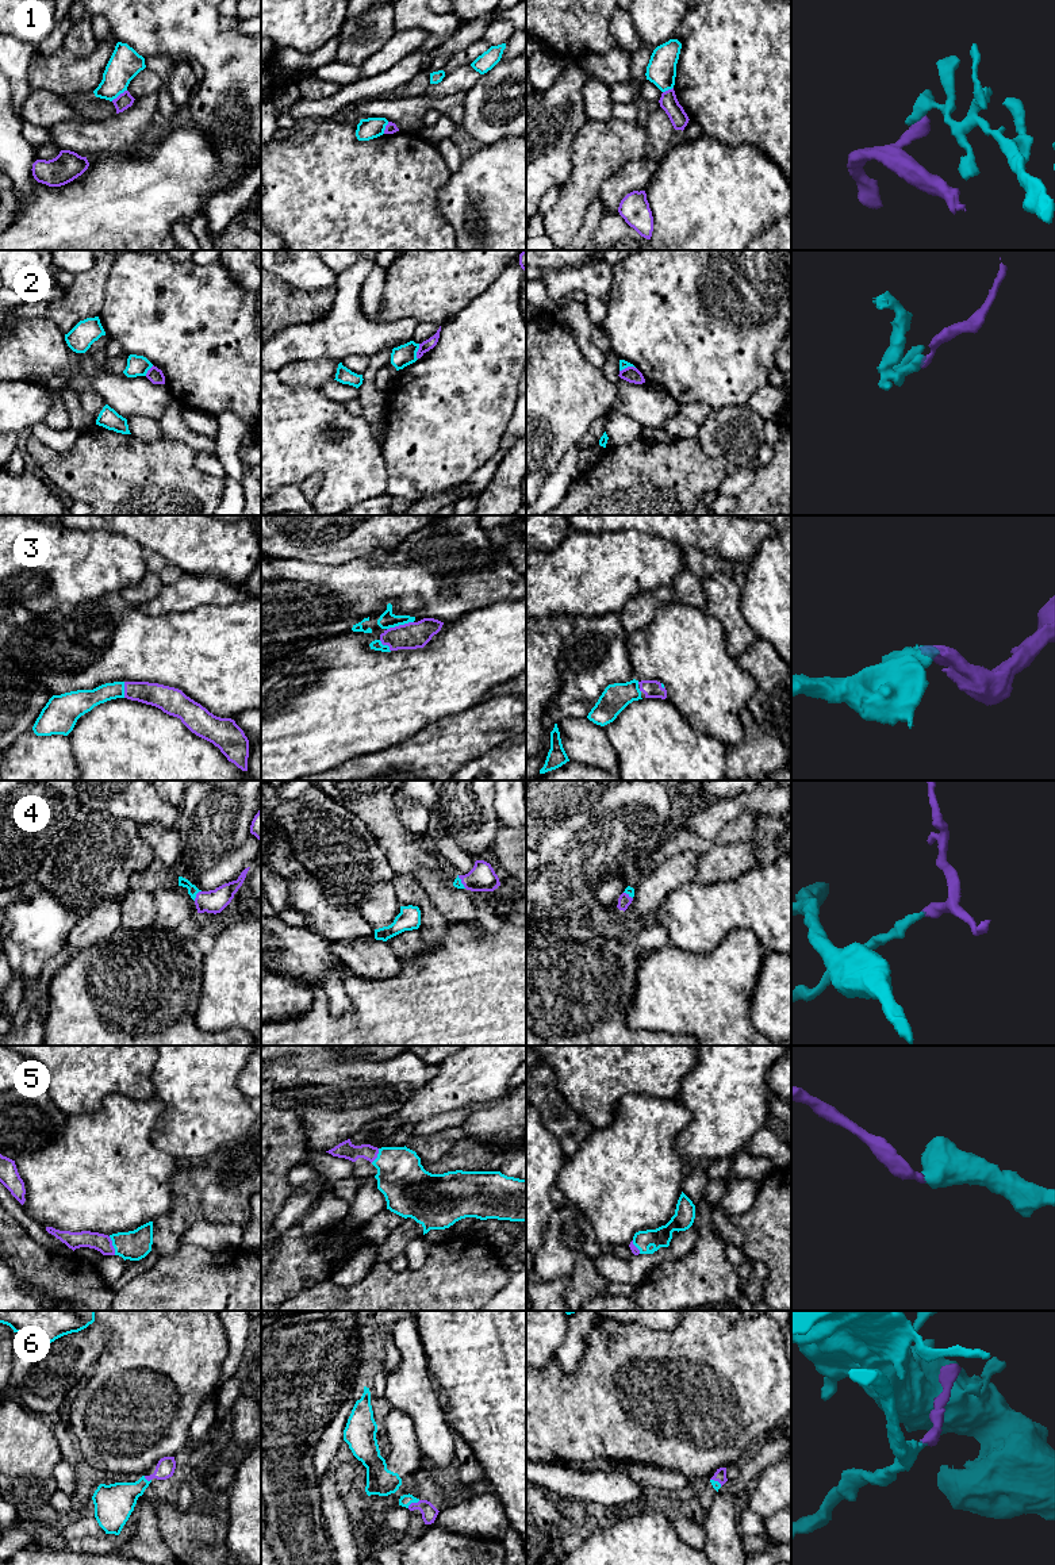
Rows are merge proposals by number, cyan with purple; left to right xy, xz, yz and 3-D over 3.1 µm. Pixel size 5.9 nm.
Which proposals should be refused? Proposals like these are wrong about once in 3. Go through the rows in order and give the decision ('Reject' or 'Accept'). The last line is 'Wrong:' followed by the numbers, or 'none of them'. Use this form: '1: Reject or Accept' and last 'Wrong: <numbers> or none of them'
1: Reject
2: Reject
3: Accept
4: Accept
5: Accept
6: Accept
Wrong: 1, 2

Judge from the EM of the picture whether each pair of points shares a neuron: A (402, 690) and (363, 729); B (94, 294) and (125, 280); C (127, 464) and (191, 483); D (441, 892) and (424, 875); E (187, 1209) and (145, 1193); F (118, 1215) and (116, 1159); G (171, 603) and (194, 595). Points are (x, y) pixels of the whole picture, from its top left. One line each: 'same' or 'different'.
A: same
B: different
C: same
D: same
E: different
F: same
G: same

